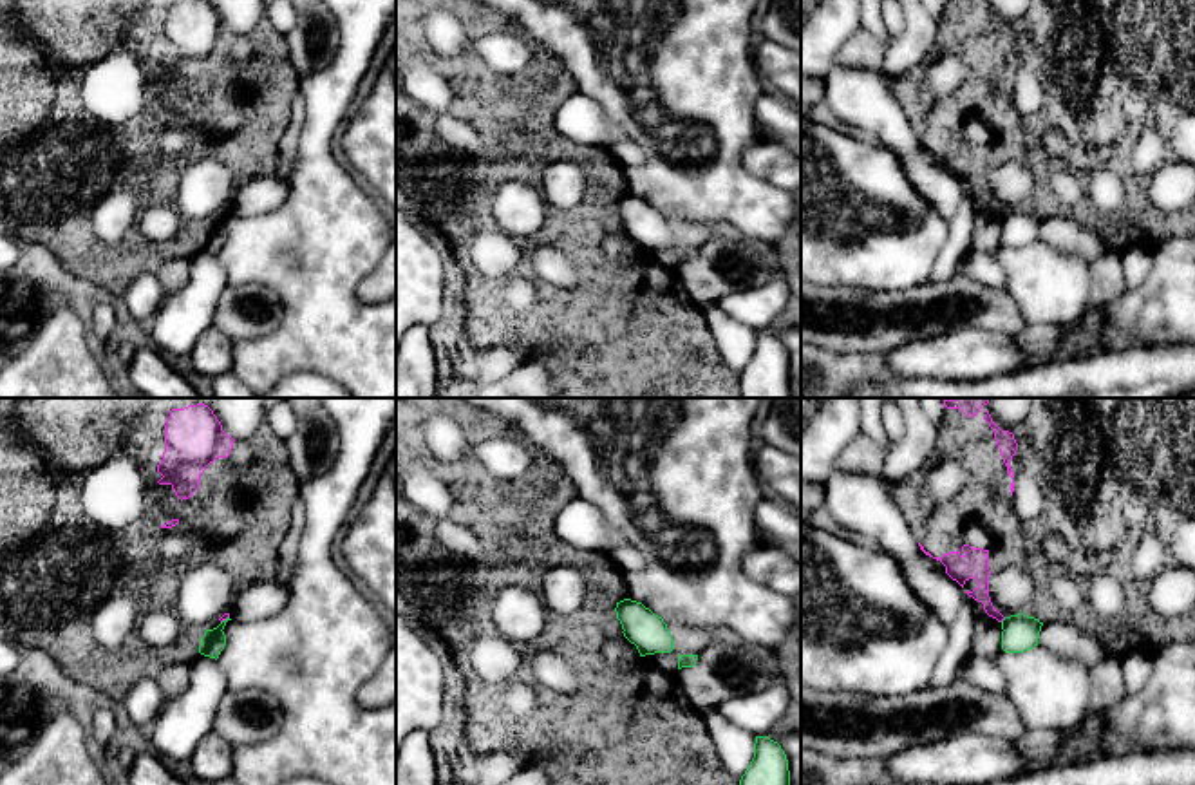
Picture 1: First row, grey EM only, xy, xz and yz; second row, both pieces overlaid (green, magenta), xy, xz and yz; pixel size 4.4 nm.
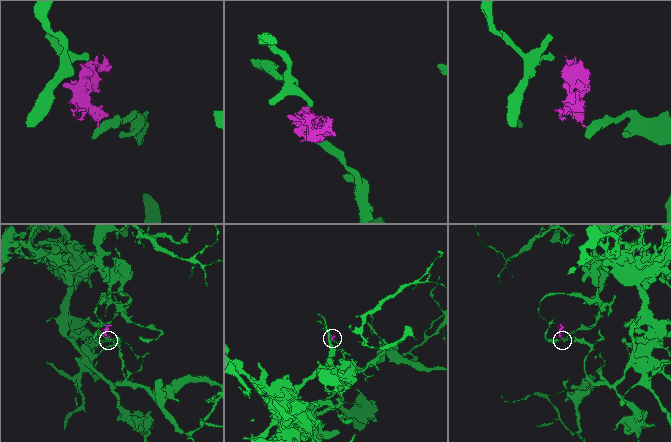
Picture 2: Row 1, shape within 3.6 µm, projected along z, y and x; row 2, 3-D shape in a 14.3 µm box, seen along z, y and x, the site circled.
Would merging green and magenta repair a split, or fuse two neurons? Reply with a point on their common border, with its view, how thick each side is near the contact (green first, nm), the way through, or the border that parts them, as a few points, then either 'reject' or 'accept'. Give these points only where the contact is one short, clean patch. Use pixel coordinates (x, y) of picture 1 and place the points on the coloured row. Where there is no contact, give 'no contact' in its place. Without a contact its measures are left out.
meets green in yz at (1004, 619); 160 nm thick on the green side, 90 nm on the other; border along yz (1006, 617), (1000, 621); reject

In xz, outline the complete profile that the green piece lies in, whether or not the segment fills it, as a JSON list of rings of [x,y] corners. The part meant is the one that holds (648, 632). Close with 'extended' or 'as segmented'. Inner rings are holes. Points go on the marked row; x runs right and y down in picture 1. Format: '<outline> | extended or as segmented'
[[[624,599],[616,602],[616,619],[622,624],[624,637],[636,646],[640,657],[654,653],[671,653],[673,637],[662,617],[654,615],[642,602]]] | as segmented

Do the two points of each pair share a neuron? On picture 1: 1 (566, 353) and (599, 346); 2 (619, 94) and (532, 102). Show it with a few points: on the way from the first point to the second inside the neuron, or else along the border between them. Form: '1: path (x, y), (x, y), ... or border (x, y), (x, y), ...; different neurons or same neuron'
1: border (563, 337), (579, 353), (584, 377); different neurons
2: border (552, 56), (570, 75), (577, 91); different neurons

